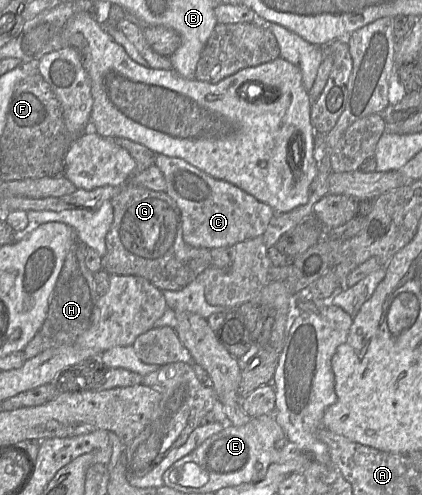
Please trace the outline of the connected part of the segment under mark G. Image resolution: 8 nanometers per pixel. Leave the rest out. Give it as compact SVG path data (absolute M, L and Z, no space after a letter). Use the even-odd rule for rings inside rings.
M128 181L111 200L114 219L106 236L102 270L110 275L134 275L147 279L161 291L181 290L211 265L207 248L196 248L183 240L181 212L166 193Z

